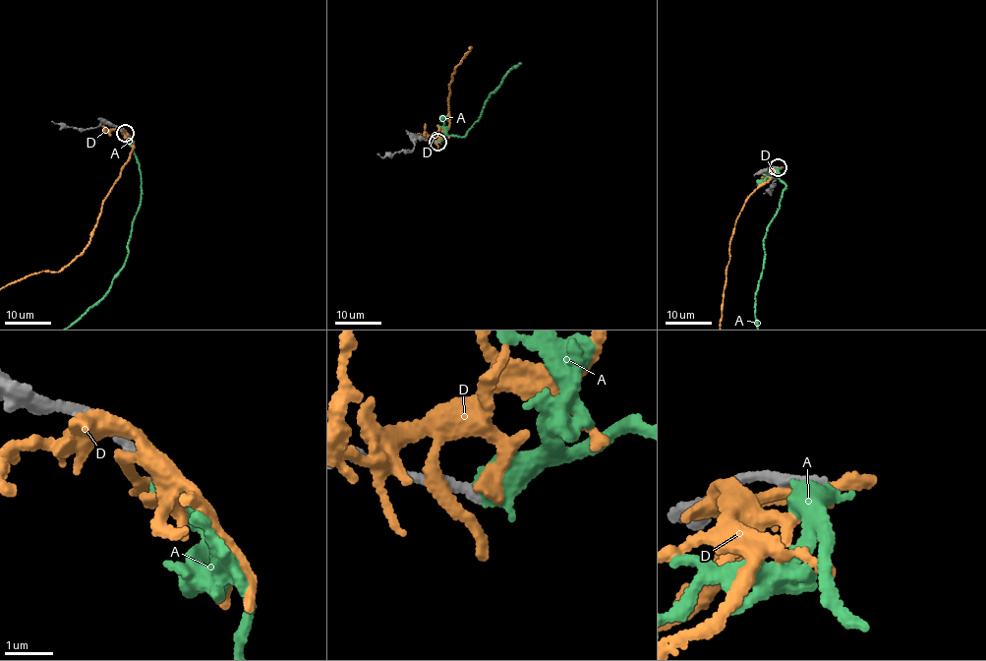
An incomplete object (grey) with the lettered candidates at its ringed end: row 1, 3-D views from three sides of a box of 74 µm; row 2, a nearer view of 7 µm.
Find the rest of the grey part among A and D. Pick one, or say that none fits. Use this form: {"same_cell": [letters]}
{"same_cell": []}

